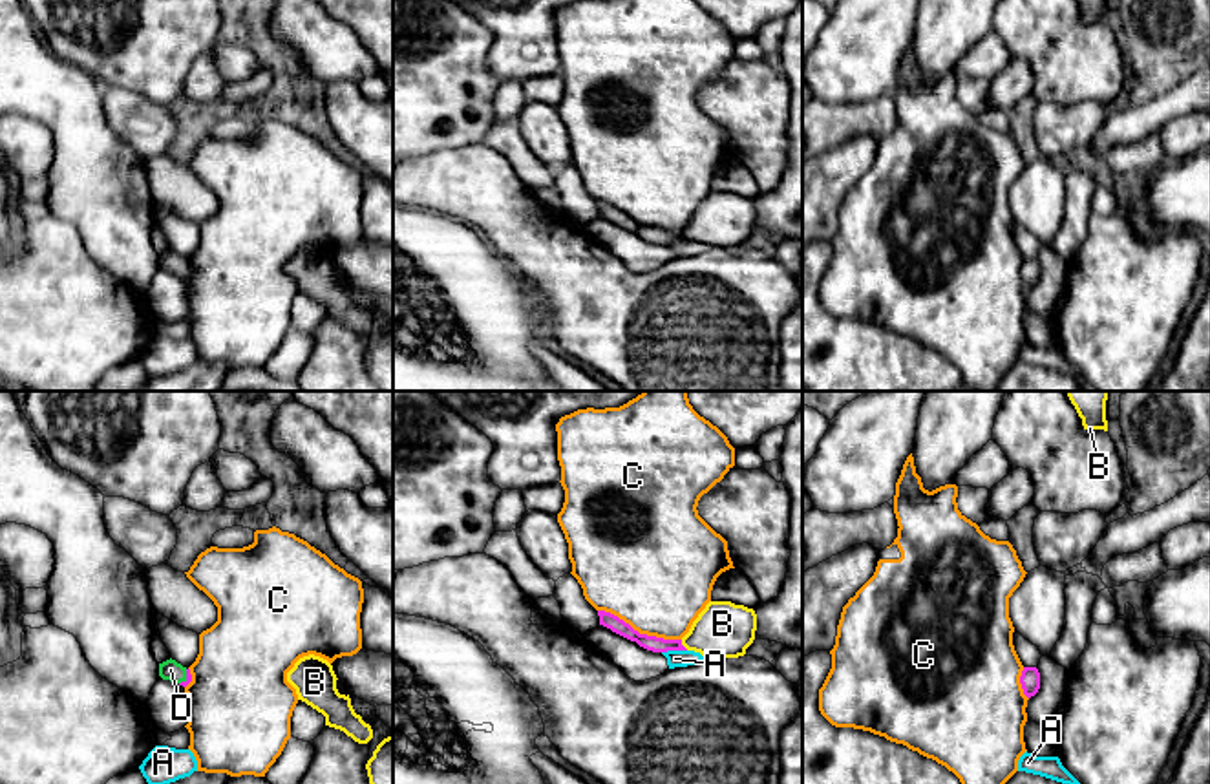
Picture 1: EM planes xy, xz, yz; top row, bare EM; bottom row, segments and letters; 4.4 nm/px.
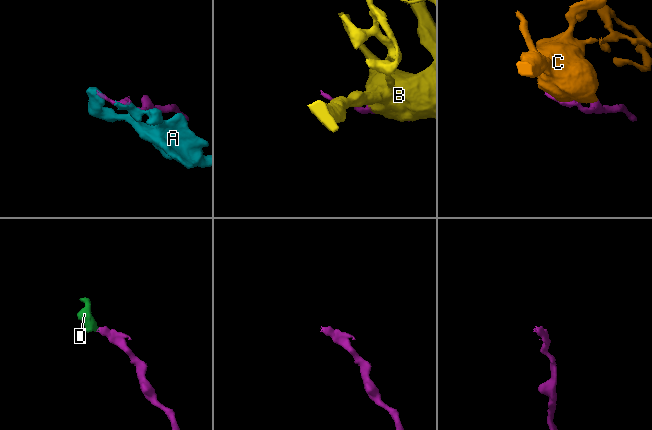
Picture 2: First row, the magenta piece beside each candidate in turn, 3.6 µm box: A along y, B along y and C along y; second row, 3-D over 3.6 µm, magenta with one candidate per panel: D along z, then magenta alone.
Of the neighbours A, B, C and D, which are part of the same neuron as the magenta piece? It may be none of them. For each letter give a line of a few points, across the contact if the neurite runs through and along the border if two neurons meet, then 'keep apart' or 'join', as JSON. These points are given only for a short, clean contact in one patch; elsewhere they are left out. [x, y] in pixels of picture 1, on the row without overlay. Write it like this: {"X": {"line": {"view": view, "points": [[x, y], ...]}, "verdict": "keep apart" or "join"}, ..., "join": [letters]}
{"A": {"verdict": "keep apart"}, "B": {"verdict": "keep apart"}, "C": {"verdict": "keep apart"}, "D": {"verdict": "join"}, "join": ["D"]}

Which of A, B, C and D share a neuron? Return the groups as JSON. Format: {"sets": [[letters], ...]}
{"sets": [["A"], ["B"], ["C"], ["D"]]}

